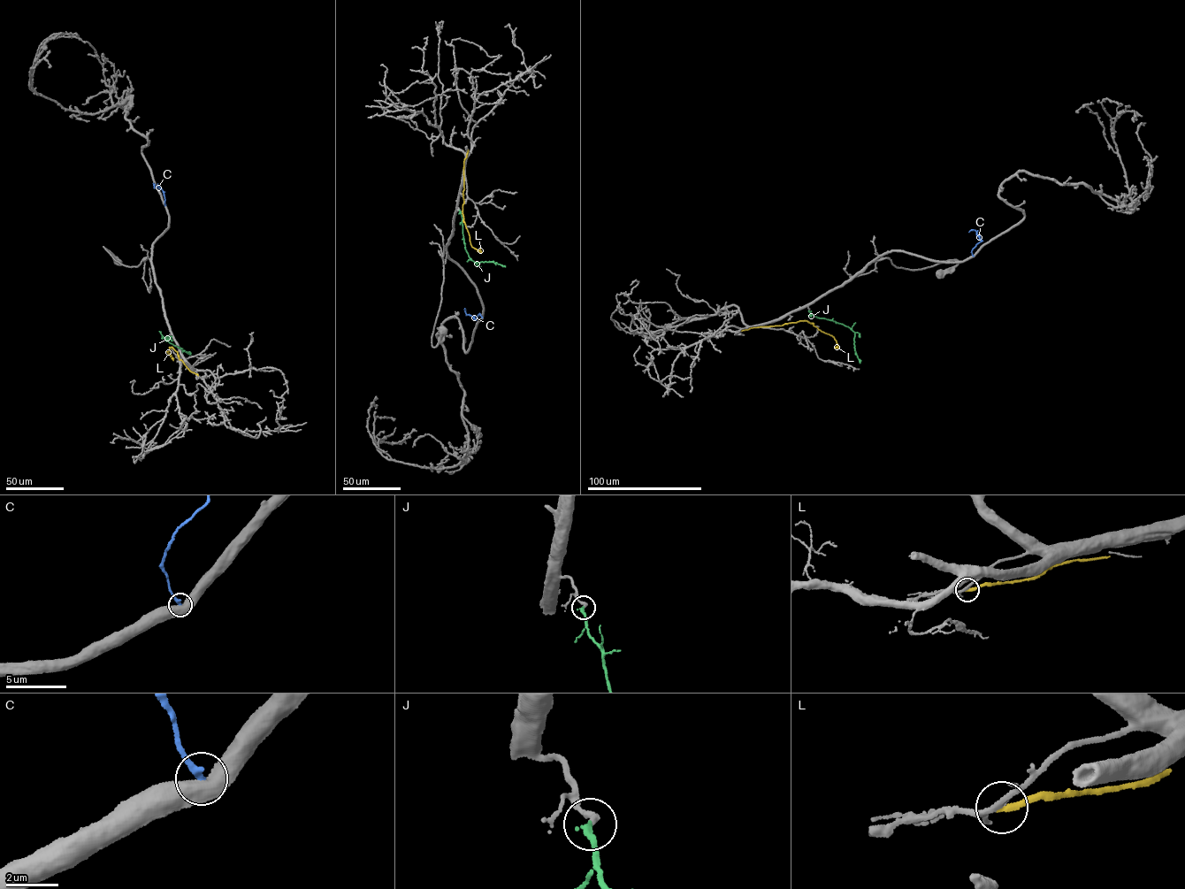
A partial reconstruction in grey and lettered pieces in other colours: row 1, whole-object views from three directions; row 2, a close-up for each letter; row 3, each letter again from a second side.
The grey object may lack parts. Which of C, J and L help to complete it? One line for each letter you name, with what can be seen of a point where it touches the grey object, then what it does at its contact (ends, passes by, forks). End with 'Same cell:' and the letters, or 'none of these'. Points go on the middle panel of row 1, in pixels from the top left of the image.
J: (460, 210) | it ends
Same cell: J

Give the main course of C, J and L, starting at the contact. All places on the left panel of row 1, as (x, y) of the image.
C: (165, 205), (162, 188), (154, 184), (154, 188)
J: (171, 336), (168, 340), (162, 338), (190, 355)
L: (197, 375), (190, 371), (172, 347), (167, 352), (173, 360)

